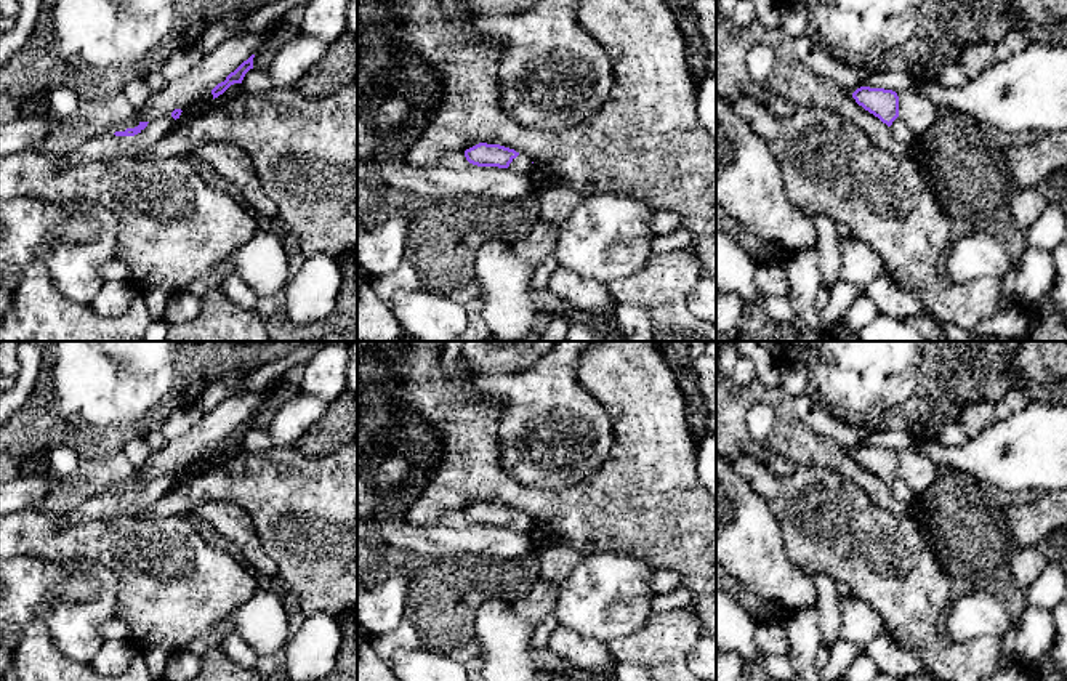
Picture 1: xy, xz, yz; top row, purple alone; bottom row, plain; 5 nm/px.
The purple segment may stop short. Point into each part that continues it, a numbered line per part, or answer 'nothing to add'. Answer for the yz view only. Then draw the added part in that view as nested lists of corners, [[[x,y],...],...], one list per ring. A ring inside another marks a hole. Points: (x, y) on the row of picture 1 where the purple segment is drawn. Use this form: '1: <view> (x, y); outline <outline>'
1: yz (902, 133); outline [[[896,119],[891,125],[891,131],[894,135],[894,138],[904,144],[908,152],[916,139],[915,133],[908,128],[908,125],[902,120],[902,119]]]

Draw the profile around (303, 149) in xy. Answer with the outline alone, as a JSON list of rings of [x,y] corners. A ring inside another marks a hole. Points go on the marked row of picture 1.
[[[357,75],[343,88],[308,98],[295,88],[263,93],[240,91],[231,99],[211,101],[183,117],[143,157],[179,157],[207,143],[236,144],[247,152],[264,192],[277,205],[279,218],[293,231],[300,252],[309,258],[340,258],[357,248]]]

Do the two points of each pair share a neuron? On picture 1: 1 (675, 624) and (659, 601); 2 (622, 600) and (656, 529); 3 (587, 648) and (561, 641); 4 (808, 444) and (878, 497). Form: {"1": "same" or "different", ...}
{"1": "different", "2": "different", "3": "same", "4": "same"}

